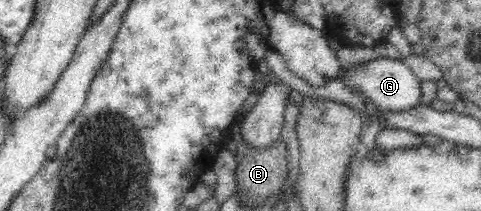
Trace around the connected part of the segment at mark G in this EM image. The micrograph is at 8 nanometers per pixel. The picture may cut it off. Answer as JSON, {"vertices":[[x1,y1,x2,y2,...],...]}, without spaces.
{"vertices":[[379,57,359,63,348,62,344,59,342,61,343,65,337,80,353,93,361,92,366,98,370,98,377,108,398,111,407,110,411,106,419,104,420,80,413,75,405,60,399,61,391,57]]}

